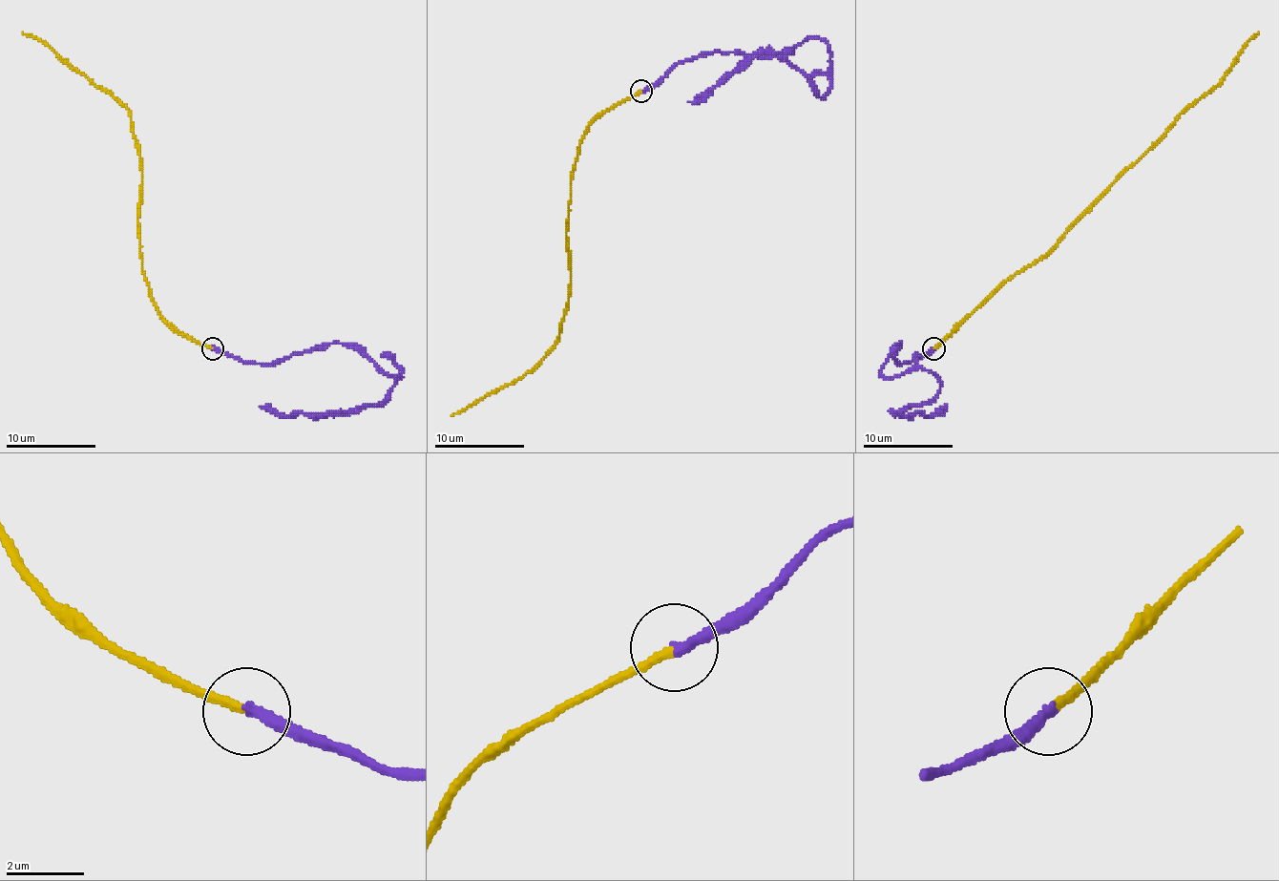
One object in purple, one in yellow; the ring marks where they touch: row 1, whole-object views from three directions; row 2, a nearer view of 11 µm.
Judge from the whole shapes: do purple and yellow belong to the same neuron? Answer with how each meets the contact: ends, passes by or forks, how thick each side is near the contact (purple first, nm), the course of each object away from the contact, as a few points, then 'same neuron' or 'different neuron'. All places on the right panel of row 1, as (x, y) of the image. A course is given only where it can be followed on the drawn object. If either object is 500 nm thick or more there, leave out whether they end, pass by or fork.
purple ends there; yellow ends there; 280 nm thick on the purple side, 220 nm on the other; purple runs (933, 347), (899, 364), (899, 343), (881, 375), (924, 367), (940, 386), (897, 415), (944, 407); yellow runs (933, 347), (969, 314), (1048, 251), (1185, 111), (1226, 74), (1240, 50), (1258, 31); same neuron

